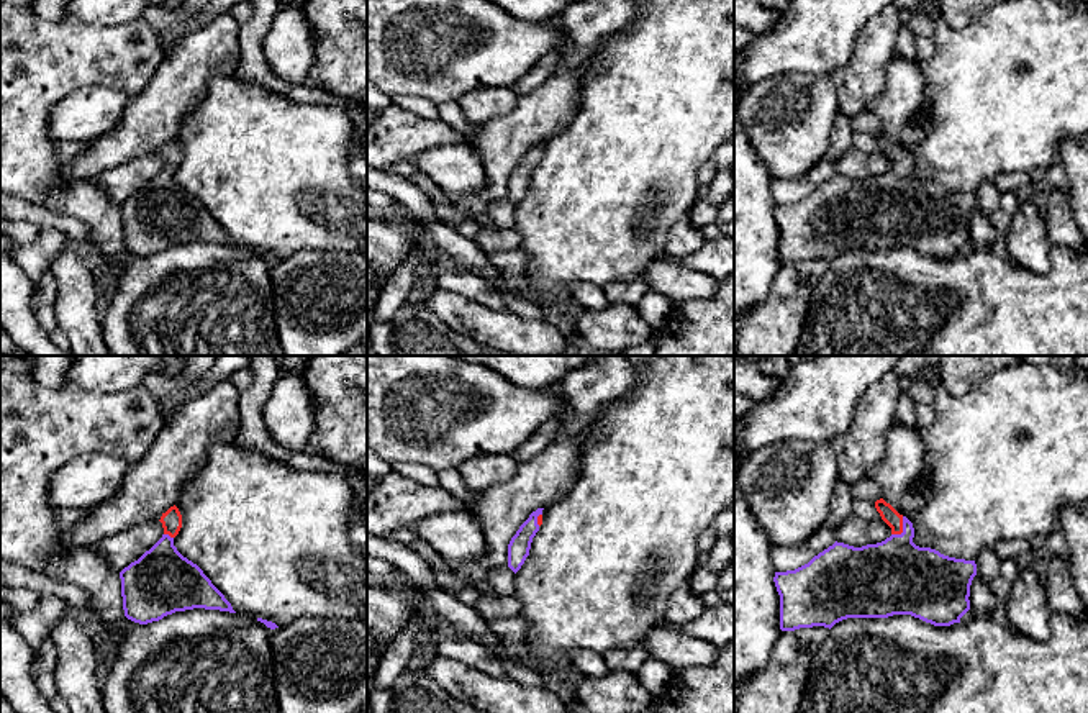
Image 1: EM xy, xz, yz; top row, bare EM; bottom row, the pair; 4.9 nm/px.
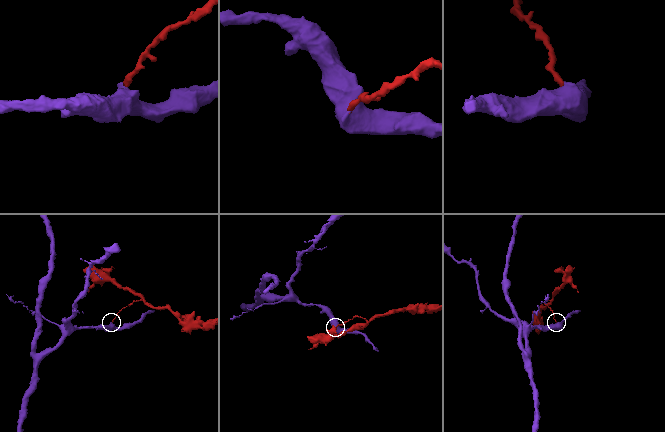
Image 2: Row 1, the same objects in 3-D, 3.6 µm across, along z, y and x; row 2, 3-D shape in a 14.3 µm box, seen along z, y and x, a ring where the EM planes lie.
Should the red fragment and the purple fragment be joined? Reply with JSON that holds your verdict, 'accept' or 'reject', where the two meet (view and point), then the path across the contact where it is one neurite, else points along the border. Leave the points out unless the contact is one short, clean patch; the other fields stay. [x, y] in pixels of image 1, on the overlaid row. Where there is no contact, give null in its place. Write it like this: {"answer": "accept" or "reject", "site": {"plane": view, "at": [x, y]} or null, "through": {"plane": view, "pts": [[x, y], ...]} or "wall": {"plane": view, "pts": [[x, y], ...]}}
{"answer": "accept", "site": {"plane": "yz", "at": [902, 530]}, "through": {"plane": "yz", "pts": [[887, 512], [902, 530], [892, 577]]}}

